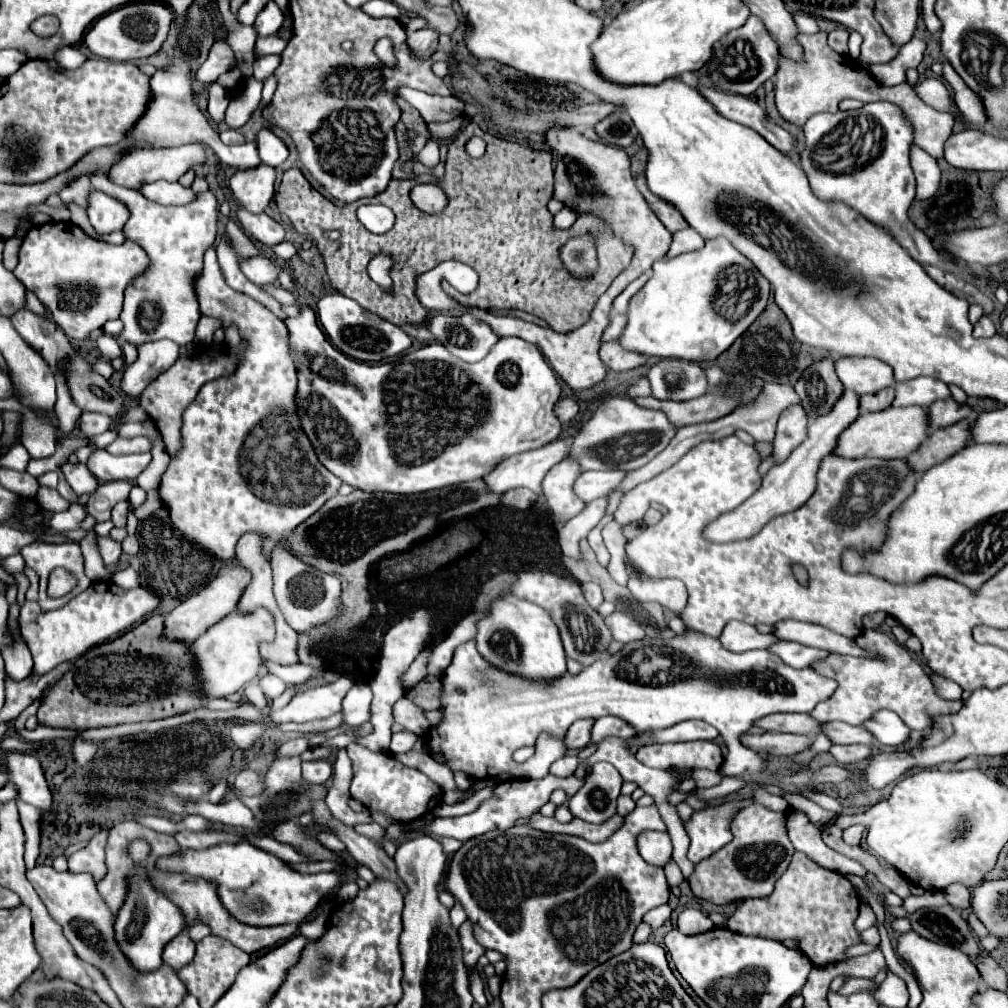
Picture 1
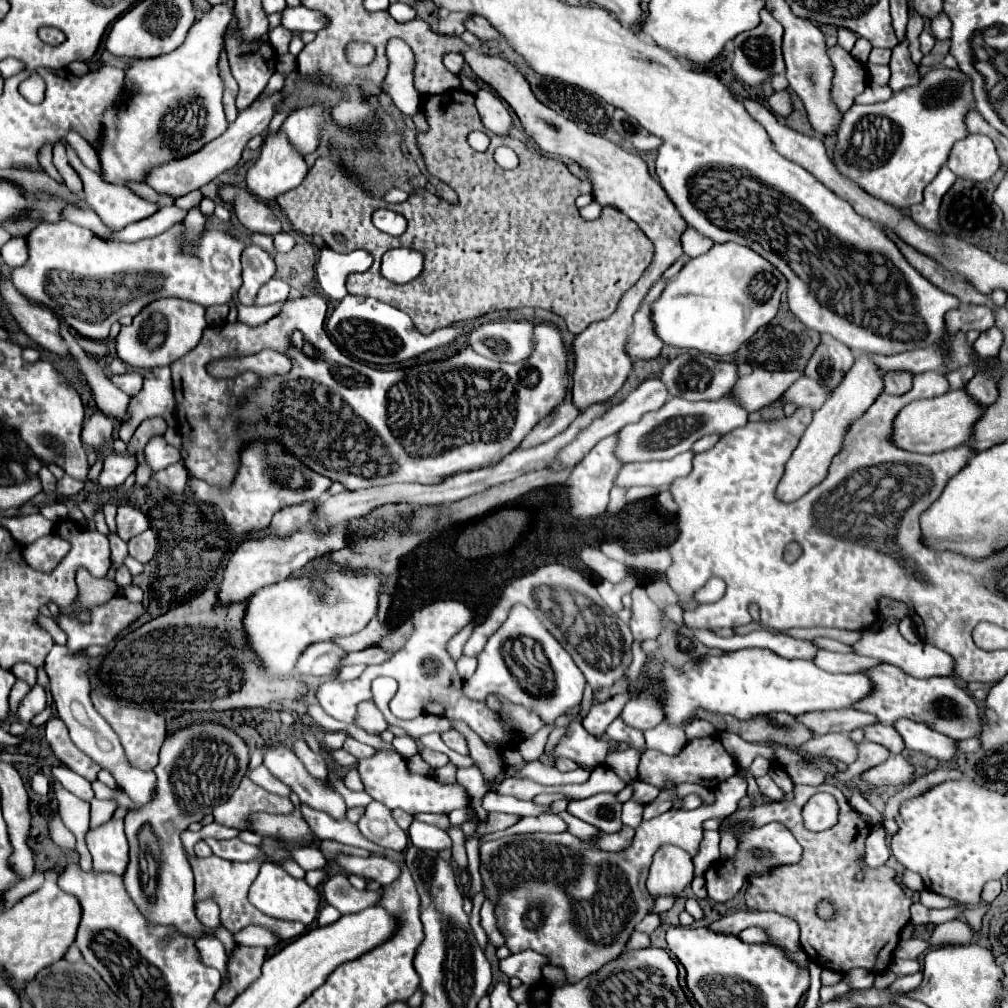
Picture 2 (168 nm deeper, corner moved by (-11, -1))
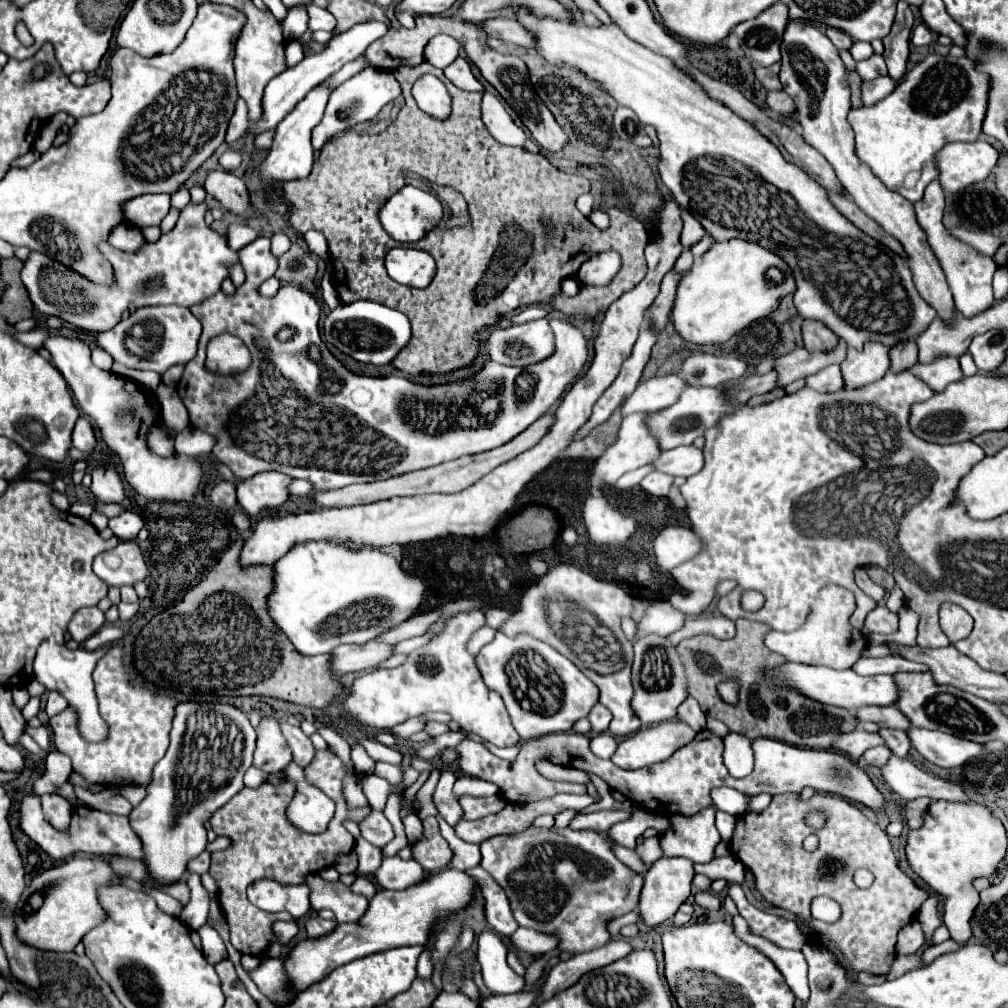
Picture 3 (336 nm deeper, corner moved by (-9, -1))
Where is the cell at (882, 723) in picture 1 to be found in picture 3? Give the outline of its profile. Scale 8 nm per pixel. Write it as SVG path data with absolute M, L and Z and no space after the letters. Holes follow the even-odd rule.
M911 726L907 730L907 736L911 740L911 746L927 758L931 764L941 768L957 768L965 764L967 760L983 754L983 746L969 742L965 738L957 738L953 734L937 732L937 730L925 730Z

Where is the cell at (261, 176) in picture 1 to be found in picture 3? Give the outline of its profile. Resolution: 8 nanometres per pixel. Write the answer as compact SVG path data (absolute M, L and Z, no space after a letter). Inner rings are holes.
M313 88L307 98L303 98L295 110L285 116L277 128L275 128L275 136L271 142L271 150L267 154L267 158L261 162L259 166L259 180L263 184L283 184L289 180L301 180L307 178L311 174L311 166L313 166L313 146L311 146L311 130L313 126L323 118L325 106L327 106L327 98L329 98L329 90L327 88Z

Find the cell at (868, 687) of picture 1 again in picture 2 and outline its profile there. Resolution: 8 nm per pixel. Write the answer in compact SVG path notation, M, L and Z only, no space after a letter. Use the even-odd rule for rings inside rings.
M891 664L877 666L875 670L867 670L865 674L875 682L875 694L867 696L863 702L857 702L853 708L875 714L881 724L895 724L899 718L909 718L915 722L923 722L955 740L973 738L983 732L983 712L979 710L979 704L955 684L955 678L921 680L905 674L901 668Z

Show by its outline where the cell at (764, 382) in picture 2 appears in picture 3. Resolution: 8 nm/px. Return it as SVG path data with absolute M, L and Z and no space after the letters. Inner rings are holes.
M841 340L837 350L831 352L813 352L809 354L805 348L795 348L791 354L781 356L775 360L773 370L777 372L777 386L775 388L785 388L787 384L807 378L811 374L817 374L829 364L839 364L845 358L845 342Z

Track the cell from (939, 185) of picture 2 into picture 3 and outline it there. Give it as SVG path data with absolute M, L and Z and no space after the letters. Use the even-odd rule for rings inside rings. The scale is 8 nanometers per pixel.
M935 180L933 184L927 186L925 196L915 204L915 214L917 214L917 222L923 228L923 232L927 234L927 242L933 250L933 254L937 256L947 284L953 292L953 300L955 300L955 308L965 314L965 316L975 316L983 310L987 310L987 306L993 304L993 274L997 270L997 264L991 256L979 252L977 248L973 248L967 242L961 242L959 238L955 238L941 222L943 218L943 204L945 204L945 194L941 190L941 184Z

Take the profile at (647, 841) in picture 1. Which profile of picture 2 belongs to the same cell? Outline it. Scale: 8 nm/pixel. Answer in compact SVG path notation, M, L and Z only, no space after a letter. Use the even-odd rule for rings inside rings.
M663 846L655 852L647 890L653 898L679 896L693 880L693 862L685 850L677 846Z

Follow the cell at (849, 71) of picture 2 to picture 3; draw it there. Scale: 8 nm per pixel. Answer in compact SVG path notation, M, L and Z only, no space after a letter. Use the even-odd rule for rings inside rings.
M847 70L847 82L851 88L851 108L859 108L861 106L861 78L855 70Z

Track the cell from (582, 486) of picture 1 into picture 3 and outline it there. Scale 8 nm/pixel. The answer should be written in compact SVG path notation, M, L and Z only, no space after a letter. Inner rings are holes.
M677 446L673 450L665 450L657 460L649 464L655 472L663 472L669 476L693 476L703 468L703 452L695 446Z

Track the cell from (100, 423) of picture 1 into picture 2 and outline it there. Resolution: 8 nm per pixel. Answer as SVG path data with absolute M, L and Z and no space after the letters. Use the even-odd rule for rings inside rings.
M101 412L93 414L89 418L89 422L83 422L83 432L81 432L81 440L83 444L91 446L91 448L99 448L99 446L107 446L113 438L113 420Z

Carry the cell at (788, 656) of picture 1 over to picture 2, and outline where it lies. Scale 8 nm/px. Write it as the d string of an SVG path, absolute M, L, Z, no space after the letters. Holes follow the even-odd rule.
M819 650L813 662L827 672L863 672L881 664L881 660L877 658L867 658L859 654L837 654L829 650Z

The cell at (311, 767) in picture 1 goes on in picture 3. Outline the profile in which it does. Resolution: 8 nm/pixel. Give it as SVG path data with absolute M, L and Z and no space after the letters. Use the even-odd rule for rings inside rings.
M281 722L281 732L283 732L289 748L293 750L293 760L301 768L309 766L309 762L313 762L313 754L315 754L315 748L313 748L311 740L301 732L301 728L291 726L287 722Z

